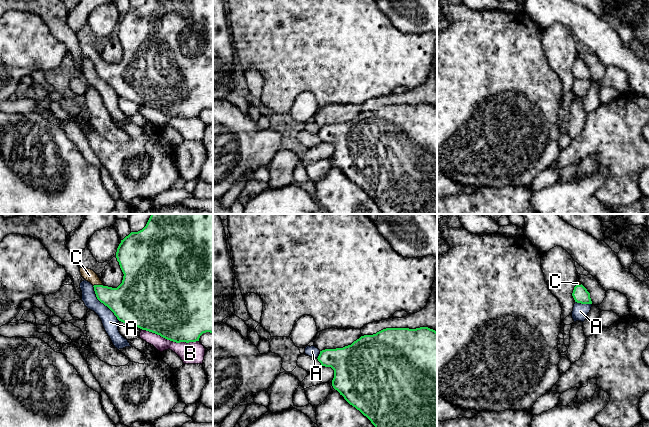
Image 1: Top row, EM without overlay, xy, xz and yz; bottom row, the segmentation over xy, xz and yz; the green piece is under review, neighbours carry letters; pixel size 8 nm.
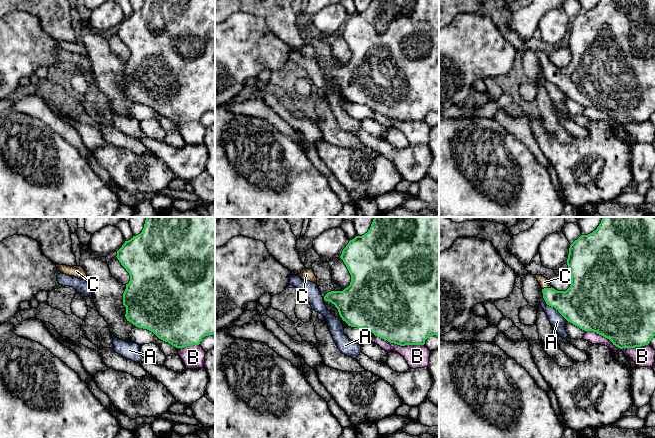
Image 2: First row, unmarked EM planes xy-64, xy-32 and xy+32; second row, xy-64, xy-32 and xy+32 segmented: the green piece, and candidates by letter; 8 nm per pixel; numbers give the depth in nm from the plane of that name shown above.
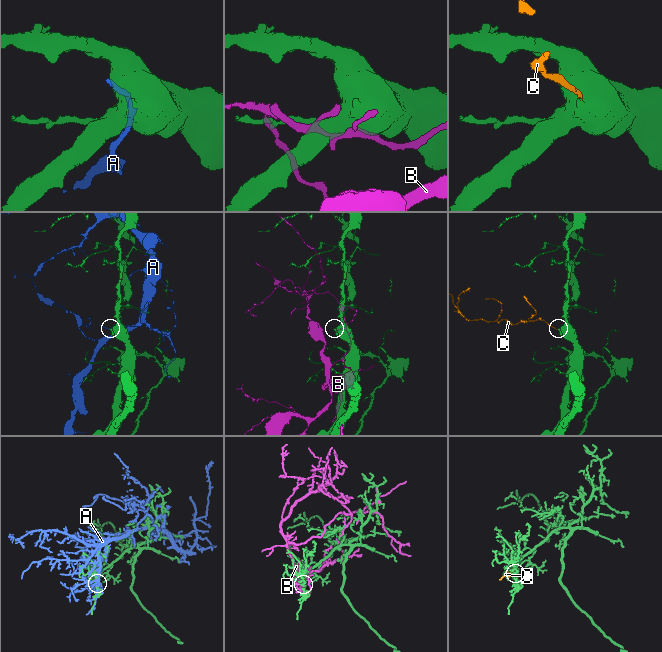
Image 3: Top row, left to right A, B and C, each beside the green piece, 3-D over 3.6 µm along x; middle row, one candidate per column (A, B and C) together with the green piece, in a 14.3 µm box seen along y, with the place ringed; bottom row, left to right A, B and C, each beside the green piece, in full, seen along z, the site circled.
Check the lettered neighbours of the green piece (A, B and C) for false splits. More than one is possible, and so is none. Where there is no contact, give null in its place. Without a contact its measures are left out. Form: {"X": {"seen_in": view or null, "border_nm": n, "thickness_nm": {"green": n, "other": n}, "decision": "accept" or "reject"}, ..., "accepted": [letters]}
{"A": {"seen_in": "xy", "border_nm": 360, "thickness_nm": {"green": 360, "other": 130}, "decision": "reject"}, "B": {"seen_in": "xy", "border_nm": 460, "thickness_nm": {"green": 500, "other": 180}, "decision": "reject"}, "C": {"seen_in": "xy", "border_nm": 100, "thickness_nm": {"green": 260, "other": 100}, "decision": "accept"}, "accepted": ["C"]}

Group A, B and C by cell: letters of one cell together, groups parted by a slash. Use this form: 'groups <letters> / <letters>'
groups A / B / C

